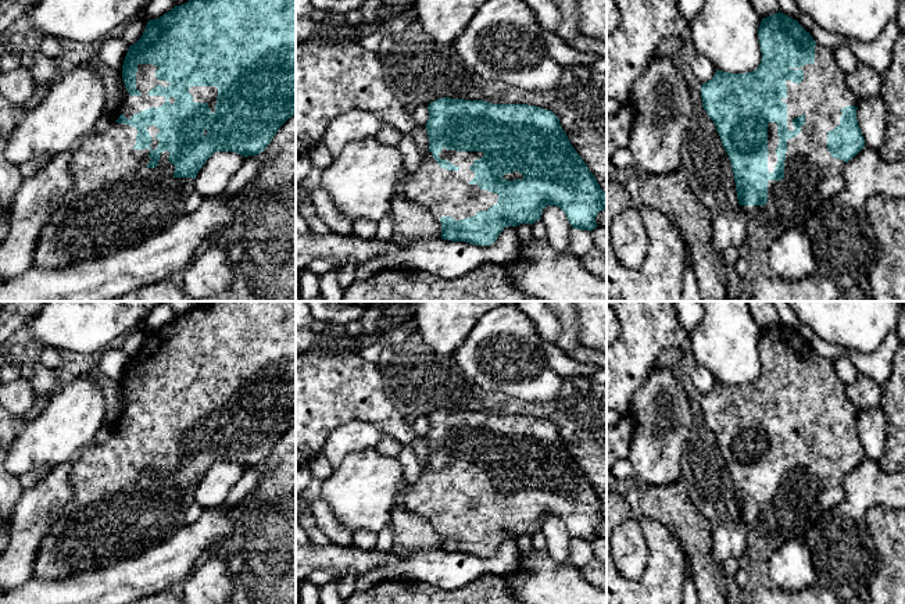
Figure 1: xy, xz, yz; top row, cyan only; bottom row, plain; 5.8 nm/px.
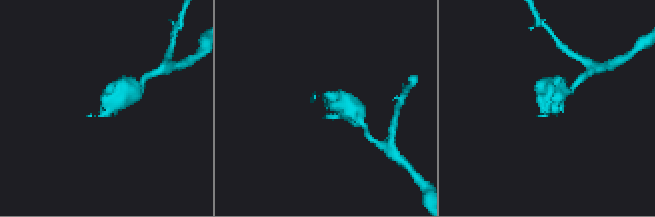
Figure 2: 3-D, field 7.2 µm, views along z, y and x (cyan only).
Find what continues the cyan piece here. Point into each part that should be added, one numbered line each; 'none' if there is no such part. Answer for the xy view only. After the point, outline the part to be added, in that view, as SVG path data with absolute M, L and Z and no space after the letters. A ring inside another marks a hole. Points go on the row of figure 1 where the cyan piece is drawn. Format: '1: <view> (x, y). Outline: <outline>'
1: xy (115, 202). Outline: M139 64L136 89L140 94L130 96L125 87L126 94L111 114L108 128L104 132L93 131L71 150L69 171L74 183L62 204L37 236L33 251L35 267L60 269L81 261L111 255L164 232L186 214L185 201L194 190L194 179L174 176L175 165L168 161L167 150L160 154L158 165L149 168L150 150L133 147L137 129L117 122L121 114L130 119L140 111L157 108L165 103L165 97L149 94L157 85L169 86L169 82L155 78L157 69L160 68L153 64Z

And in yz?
1: yz (811, 175). Outline: M816 43L813 64L788 69L802 69L804 79L800 85L786 81L787 97L781 101L787 104L787 129L794 131L793 119L802 114L805 124L795 137L787 140L784 178L768 181L768 203L765 205L741 205L747 214L745 243L751 250L761 254L765 254L784 232L805 229L819 207L843 190L845 162L829 153L827 133L840 125L844 107L858 107L858 99L849 90L845 74L834 60L833 49Z

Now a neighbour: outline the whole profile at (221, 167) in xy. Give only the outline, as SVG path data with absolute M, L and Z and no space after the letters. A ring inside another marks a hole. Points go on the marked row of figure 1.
M235 151L214 153L194 178L194 190L204 197L221 194L237 169L243 165L246 157Z

